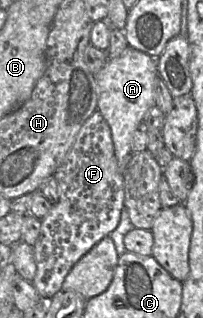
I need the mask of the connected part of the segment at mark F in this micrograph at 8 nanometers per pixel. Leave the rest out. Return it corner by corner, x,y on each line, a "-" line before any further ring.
99,110
85,121
76,139
54,174
59,186
59,200
41,220
40,235
33,246
37,270
33,281
38,294
49,301
62,289
72,267
102,238
110,235
119,224
124,207
124,176
114,153
111,129

